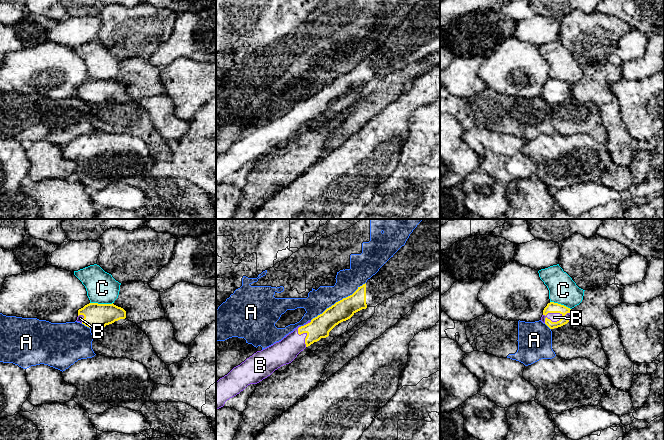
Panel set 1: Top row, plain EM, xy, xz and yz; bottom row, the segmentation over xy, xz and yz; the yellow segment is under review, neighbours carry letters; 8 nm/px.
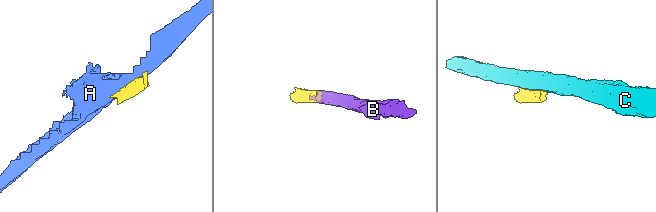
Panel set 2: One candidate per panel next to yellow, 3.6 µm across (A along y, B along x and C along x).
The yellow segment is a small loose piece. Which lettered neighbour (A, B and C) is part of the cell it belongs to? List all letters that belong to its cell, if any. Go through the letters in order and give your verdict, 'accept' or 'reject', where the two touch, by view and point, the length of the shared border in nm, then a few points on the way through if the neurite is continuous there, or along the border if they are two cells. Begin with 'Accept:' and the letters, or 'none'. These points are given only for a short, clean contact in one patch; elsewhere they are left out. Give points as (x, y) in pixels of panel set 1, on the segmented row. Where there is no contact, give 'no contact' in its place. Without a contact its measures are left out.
Accept: B
A: reject | xz (338, 301) | 550 nm
B: accept | yz (550, 312) | 170 nm | across yz (551, 307), (550, 312), (554, 317)
C: reject | xy (101, 304) | 180 nm

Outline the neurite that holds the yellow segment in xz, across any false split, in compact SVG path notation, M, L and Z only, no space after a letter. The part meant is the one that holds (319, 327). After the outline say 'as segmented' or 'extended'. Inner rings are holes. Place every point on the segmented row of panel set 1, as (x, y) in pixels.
M423 219L410 234L404 246L402 246L380 269L367 280L365 284L350 296L336 302L327 308L322 314L308 321L303 326L298 326L293 332L286 335L281 341L254 353L240 365L234 367L227 375L220 378L216 382L216 410L223 407L225 402L243 391L250 384L257 384L263 379L270 376L275 370L283 365L291 363L297 355L306 347L321 338L329 336L329 332L339 323L350 319L356 312L366 309L367 307L376 307L396 294L400 294L405 290L418 286L432 278L440 275L440 219Z; extended

